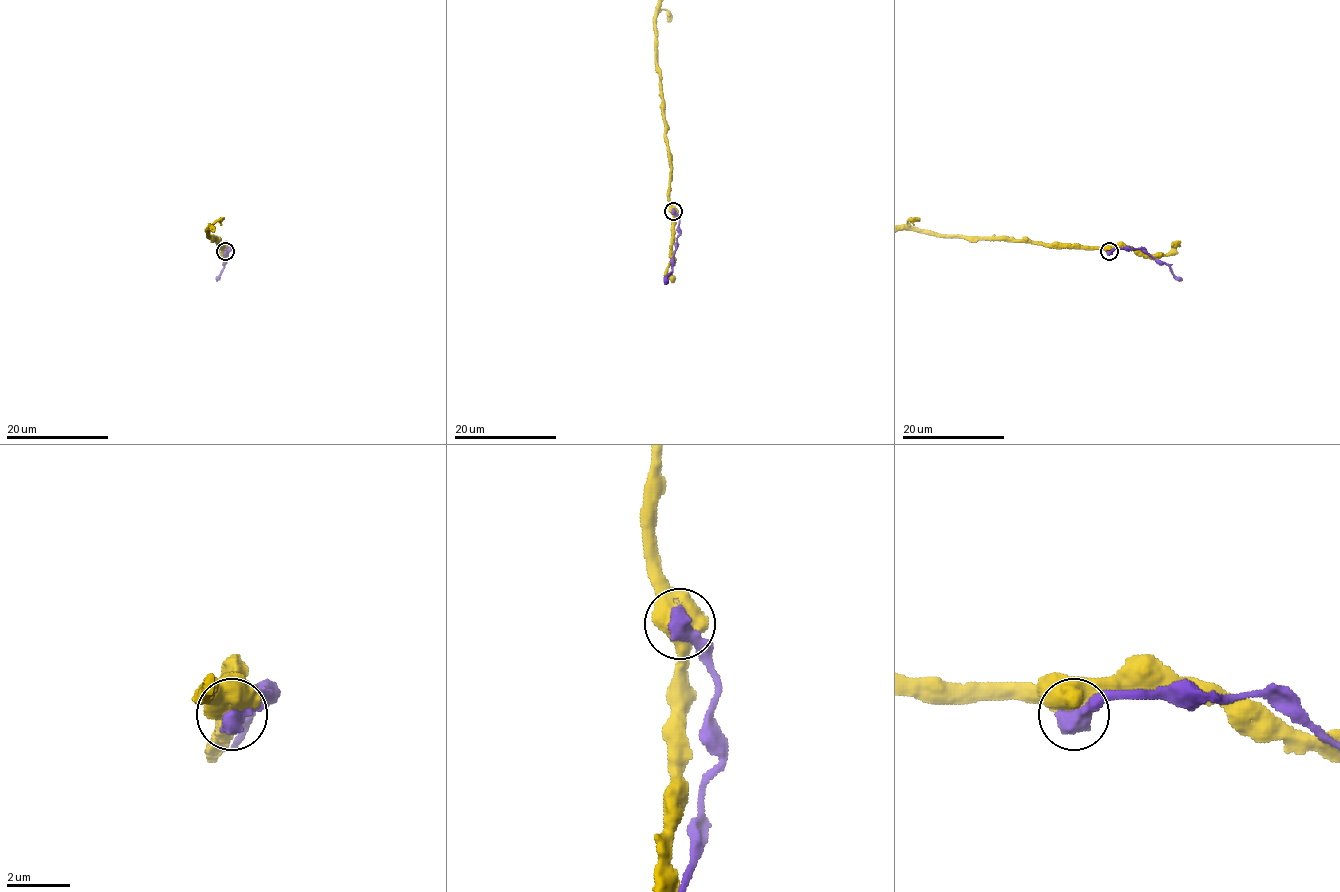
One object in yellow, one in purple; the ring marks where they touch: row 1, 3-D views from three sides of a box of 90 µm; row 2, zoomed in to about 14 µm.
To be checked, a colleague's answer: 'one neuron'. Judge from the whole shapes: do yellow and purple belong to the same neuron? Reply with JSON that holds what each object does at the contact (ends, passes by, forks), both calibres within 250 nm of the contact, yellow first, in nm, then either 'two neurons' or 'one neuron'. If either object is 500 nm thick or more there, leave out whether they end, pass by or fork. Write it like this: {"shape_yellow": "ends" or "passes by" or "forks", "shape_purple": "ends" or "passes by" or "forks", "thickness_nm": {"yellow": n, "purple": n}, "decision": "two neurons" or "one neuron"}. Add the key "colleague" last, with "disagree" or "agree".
{"thickness_nm": {"yellow": 700, "purple": 650}, "decision": "two neurons", "colleague": "disagree"}

